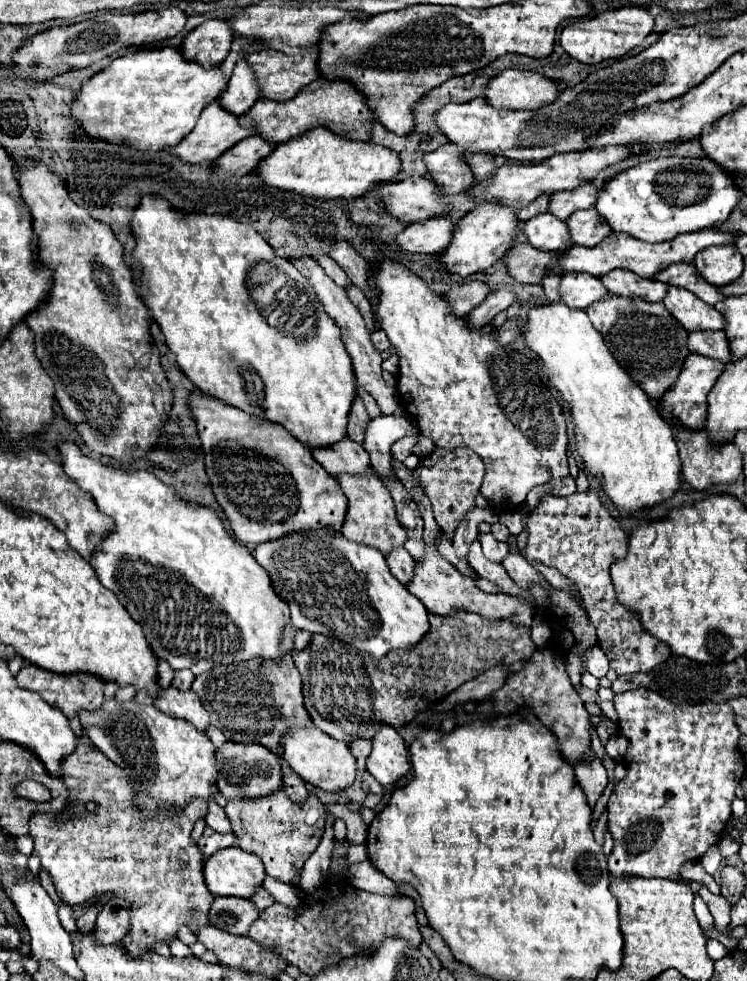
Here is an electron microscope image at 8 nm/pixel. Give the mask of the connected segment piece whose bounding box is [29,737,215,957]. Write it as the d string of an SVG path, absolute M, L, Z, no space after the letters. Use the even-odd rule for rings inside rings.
M77 737L79 743L75 751L61 761L61 781L69 789L69 803L65 809L71 811L71 817L65 821L57 821L57 813L45 815L35 813L29 819L29 835L33 837L33 855L41 859L41 867L49 871L55 891L61 901L69 905L81 905L101 897L105 893L115 893L117 897L125 897L133 909L131 915L131 931L123 939L123 945L133 955L141 955L151 951L155 941L165 941L177 935L181 925L187 925L191 919L191 927L201 927L207 923L209 907L213 905L213 895L205 889L205 881L201 881L201 865L203 853L191 839L191 831L197 819L207 815L207 801L191 799L181 811L169 811L167 807L159 809L155 817L147 817L135 803L135 791L123 767L113 765L97 747L87 743L83 737ZM95 801L95 813L87 813L87 803Z

